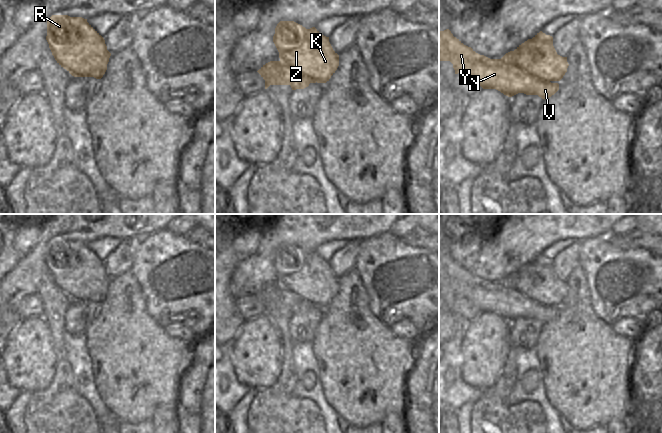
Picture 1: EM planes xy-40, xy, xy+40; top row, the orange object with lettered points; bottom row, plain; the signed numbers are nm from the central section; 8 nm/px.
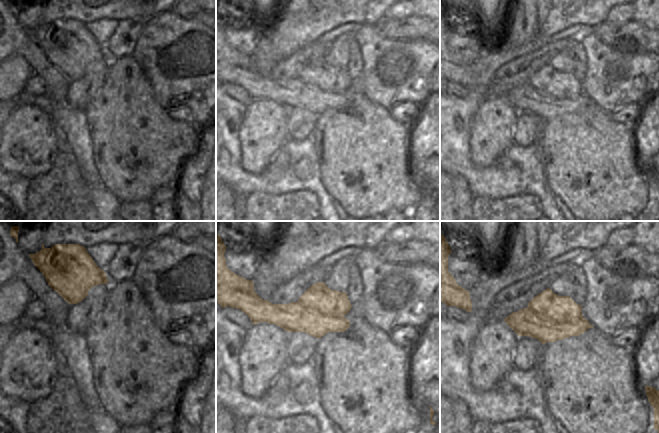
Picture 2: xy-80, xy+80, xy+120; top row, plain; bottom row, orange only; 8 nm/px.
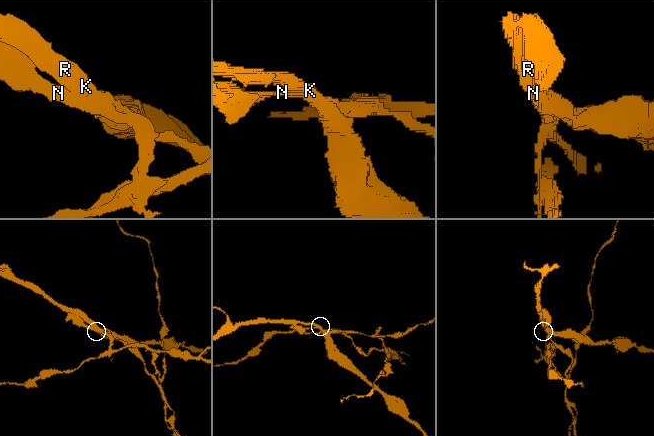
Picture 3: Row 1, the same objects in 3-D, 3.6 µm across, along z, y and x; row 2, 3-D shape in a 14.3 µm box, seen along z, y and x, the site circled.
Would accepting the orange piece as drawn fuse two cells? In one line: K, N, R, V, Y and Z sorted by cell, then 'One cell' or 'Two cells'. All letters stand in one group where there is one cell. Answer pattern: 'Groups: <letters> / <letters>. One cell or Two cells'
Groups: K R Z / N V Y. Two cells

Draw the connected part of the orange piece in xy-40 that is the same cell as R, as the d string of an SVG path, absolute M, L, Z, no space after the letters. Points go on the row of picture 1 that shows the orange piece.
M52 15L46 40L57 63L72 76L101 79L105 74L111 53L87 19Z

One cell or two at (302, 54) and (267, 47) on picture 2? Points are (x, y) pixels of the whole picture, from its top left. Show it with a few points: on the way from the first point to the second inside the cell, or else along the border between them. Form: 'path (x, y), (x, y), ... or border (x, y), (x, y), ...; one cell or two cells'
border (316, 41), (304, 45), (285, 59); two cells

